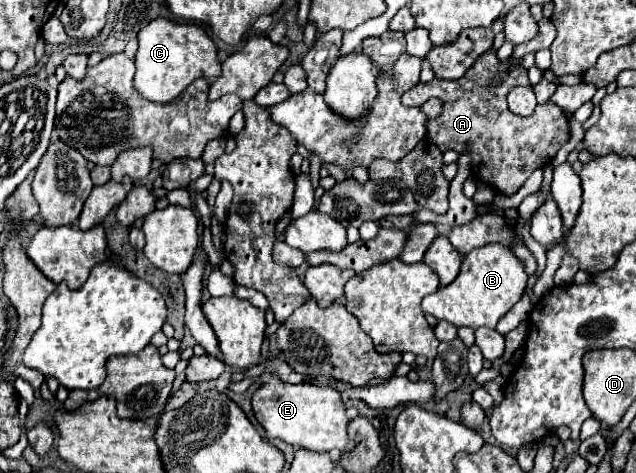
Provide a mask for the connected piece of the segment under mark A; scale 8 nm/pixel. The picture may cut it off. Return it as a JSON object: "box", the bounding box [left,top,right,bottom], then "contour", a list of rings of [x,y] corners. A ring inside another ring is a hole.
{"box":[403,19,571,196],"contour":[[[541,19],[538,22],[540,34],[535,37],[536,39],[516,45],[513,56],[505,62],[497,60],[495,58],[497,54],[491,48],[473,64],[473,68],[463,78],[459,80],[433,78],[427,84],[419,82],[417,86],[403,94],[405,106],[421,106],[429,98],[439,98],[443,102],[443,108],[439,118],[433,118],[427,124],[429,140],[441,152],[447,150],[455,150],[459,154],[469,152],[473,176],[505,196],[515,194],[533,174],[533,170],[551,162],[559,148],[571,138],[569,122],[557,104],[553,102],[539,104],[533,116],[521,118],[513,114],[505,102],[509,88],[513,90],[515,86],[531,86],[527,70],[521,66],[521,58],[529,52],[548,49],[551,46],[557,31],[550,21]],[[487,82],[491,84],[487,86]]]}

